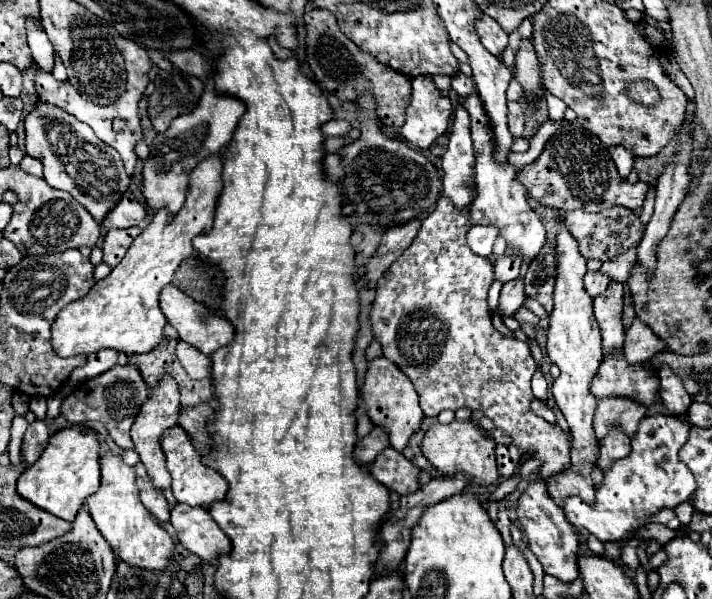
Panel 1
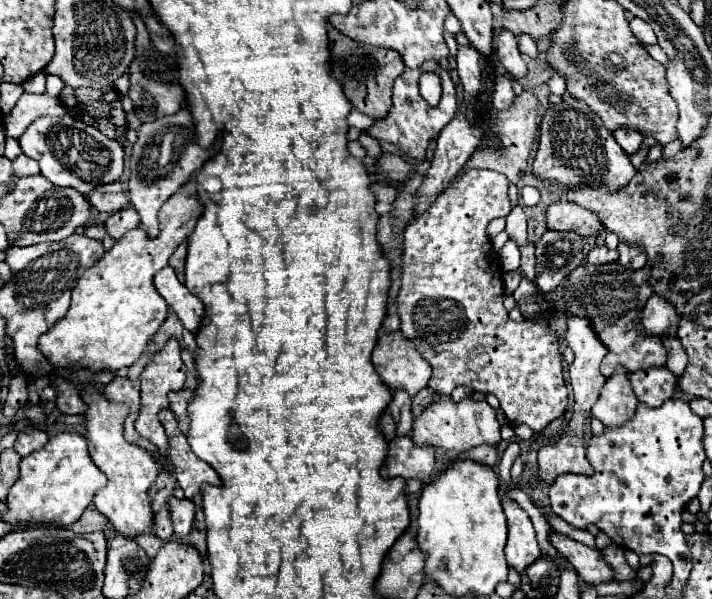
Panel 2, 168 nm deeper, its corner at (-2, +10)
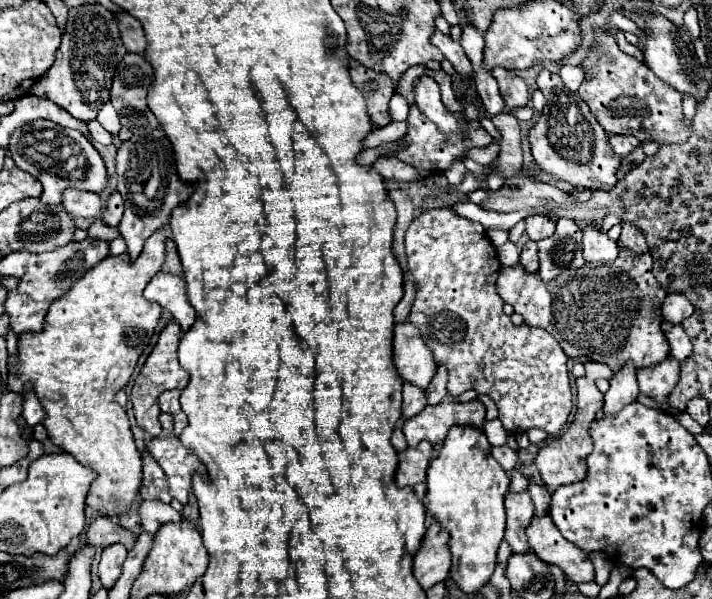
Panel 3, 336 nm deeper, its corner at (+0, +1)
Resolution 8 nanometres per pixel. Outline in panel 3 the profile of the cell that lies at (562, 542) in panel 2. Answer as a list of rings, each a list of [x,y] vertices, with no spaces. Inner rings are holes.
[[[550,515],[534,517],[528,531],[530,549],[546,563],[558,565],[566,577],[574,583],[588,583],[594,581],[594,565],[588,555],[566,541],[560,531],[554,527]]]

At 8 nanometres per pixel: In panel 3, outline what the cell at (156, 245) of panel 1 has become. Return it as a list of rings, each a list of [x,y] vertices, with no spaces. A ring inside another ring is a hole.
[[[162,227],[152,237],[148,237],[140,257],[134,261],[128,253],[108,255],[96,267],[86,271],[76,287],[70,289],[70,293],[52,303],[42,333],[24,333],[18,337],[18,353],[8,361],[8,389],[22,393],[24,383],[32,383],[36,395],[46,409],[48,417],[42,423],[48,429],[48,437],[52,439],[52,443],[56,443],[58,447],[74,455],[82,465],[92,467],[98,473],[88,491],[88,511],[114,521],[128,515],[142,483],[142,459],[130,431],[128,415],[118,403],[114,403],[114,395],[118,389],[126,387],[138,363],[138,357],[142,355],[144,347],[148,347],[162,315],[162,307],[158,303],[146,301],[142,291],[164,263],[164,233],[166,229]]]

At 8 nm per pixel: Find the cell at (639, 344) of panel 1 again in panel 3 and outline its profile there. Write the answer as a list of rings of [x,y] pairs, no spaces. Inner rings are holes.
[[[668,293],[660,311],[662,311],[662,319],[672,325],[680,325],[686,317],[690,317],[694,313],[692,303],[686,297],[682,297],[680,293]]]

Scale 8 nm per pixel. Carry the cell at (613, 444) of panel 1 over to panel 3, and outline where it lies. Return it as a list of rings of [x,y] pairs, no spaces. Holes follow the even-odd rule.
[[[626,363],[614,377],[610,379],[610,389],[604,393],[604,413],[616,415],[622,407],[636,401],[638,397],[638,383],[636,383],[636,369],[632,363]]]

